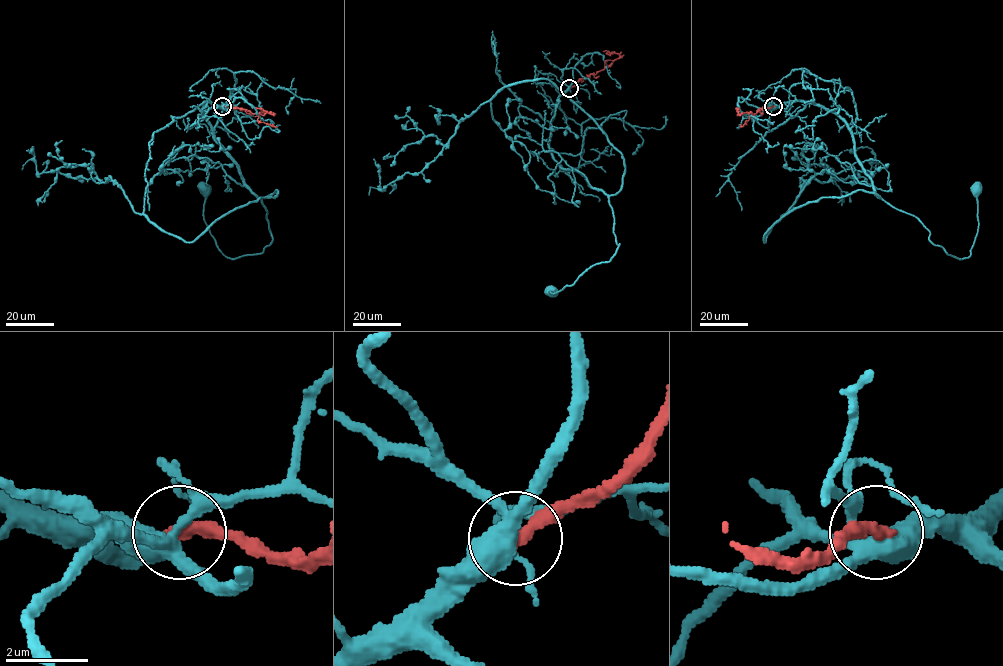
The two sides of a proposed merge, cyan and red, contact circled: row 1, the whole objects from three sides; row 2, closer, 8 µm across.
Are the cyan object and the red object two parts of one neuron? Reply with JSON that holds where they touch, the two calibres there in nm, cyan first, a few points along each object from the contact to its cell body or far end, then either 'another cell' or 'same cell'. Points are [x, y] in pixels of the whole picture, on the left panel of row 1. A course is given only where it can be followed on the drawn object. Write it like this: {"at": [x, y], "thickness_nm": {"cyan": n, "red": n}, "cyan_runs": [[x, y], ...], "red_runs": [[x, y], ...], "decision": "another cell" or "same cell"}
{"at": [222, 106], "thickness_nm": {"cyan": 420, "red": 360}, "cyan_runs": [[222, 107], [206, 101], [202, 113], [265, 206], [272, 242], [260, 253], [228, 258], [205, 221], [205, 189]], "red_runs": [[222, 106], [242, 108], [252, 113], [272, 114], [255, 107]], "decision": "another cell"}

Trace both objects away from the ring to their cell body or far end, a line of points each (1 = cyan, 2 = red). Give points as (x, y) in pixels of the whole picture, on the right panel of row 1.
1: (773, 107), (832, 110), (874, 192), (961, 259), (977, 233), (976, 189)
2: (773, 106), (761, 108), (754, 114), (739, 114), (736, 107)

